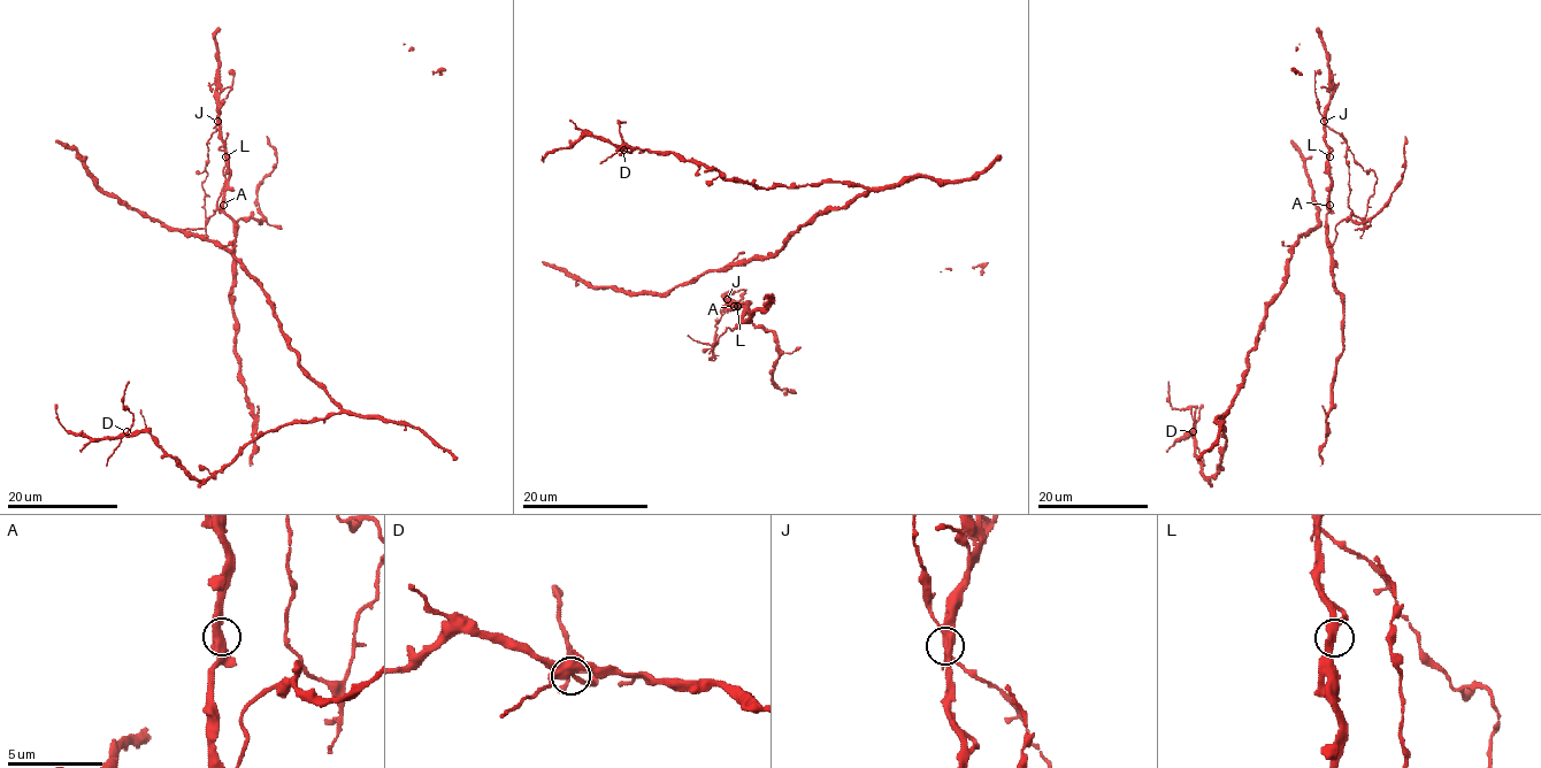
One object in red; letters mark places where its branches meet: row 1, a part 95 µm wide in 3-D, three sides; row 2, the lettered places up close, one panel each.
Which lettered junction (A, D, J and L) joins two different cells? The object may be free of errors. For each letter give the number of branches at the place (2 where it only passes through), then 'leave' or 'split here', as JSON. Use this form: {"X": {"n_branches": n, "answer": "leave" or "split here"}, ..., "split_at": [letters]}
{"A": {"n_branches": 3, "answer": "leave"}, "D": {"n_branches": 3, "answer": "leave"}, "J": {"n_branches": 5, "answer": "split here"}, "L": {"n_branches": 3, "answer": "leave"}, "split_at": ["J"]}

